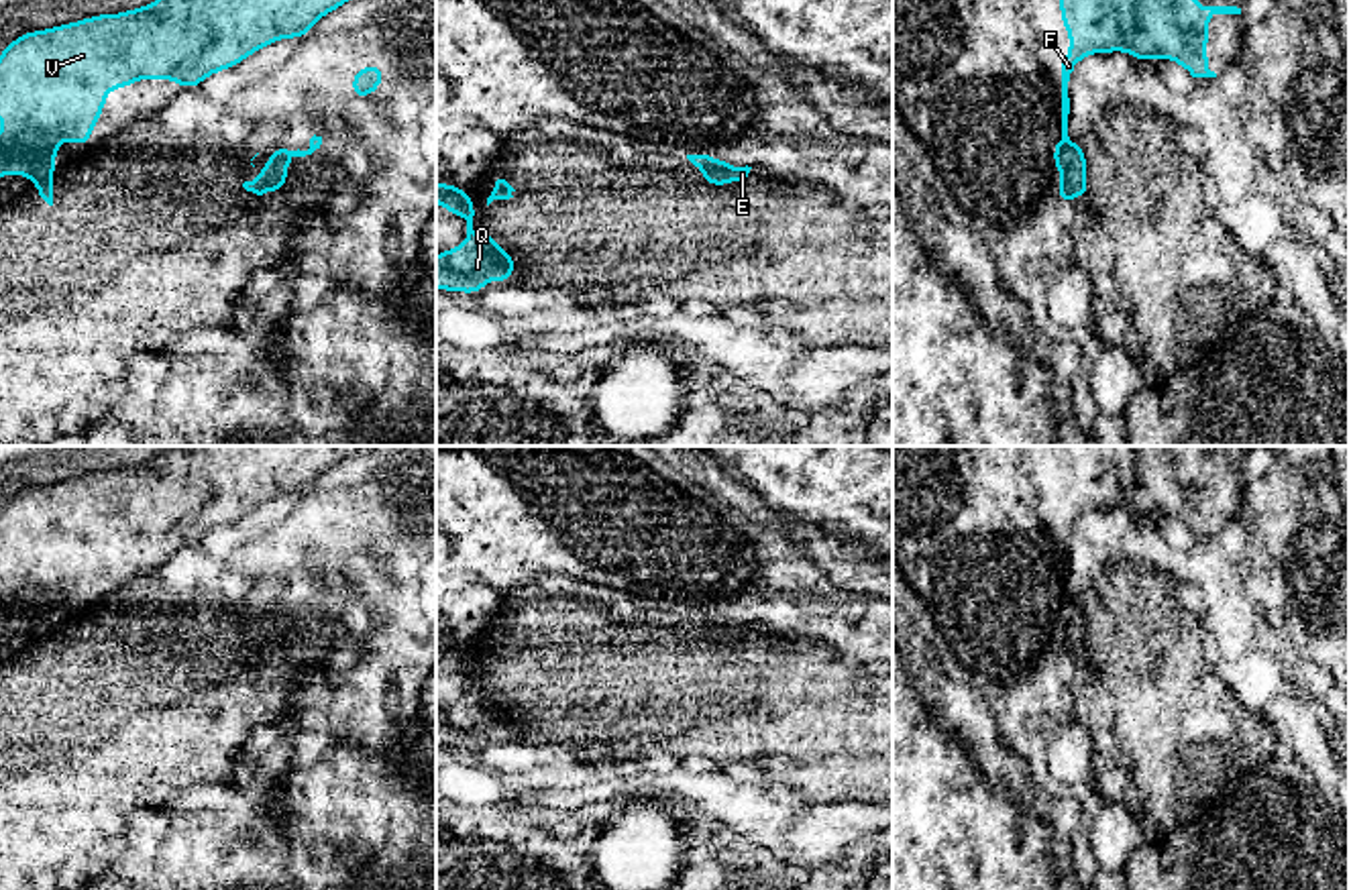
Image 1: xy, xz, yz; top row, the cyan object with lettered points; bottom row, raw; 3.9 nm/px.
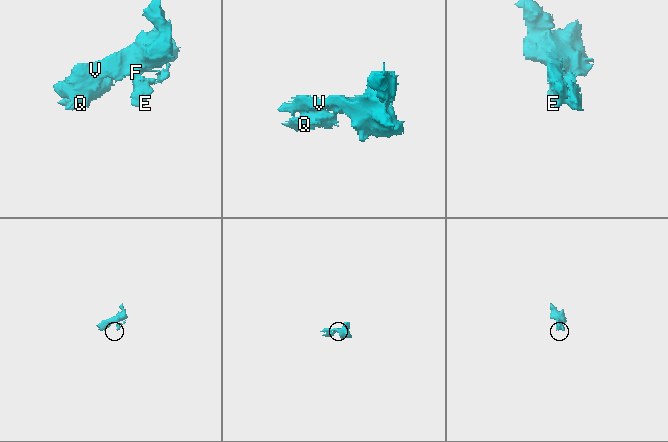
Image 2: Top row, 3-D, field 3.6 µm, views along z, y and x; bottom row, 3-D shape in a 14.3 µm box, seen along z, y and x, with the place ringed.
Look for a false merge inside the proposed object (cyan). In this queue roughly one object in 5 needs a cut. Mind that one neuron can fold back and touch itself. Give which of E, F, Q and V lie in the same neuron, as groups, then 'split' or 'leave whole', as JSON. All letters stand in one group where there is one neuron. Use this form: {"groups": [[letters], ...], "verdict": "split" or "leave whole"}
{"groups": [["E", "F", "Q", "V"]], "verdict": "leave whole"}

